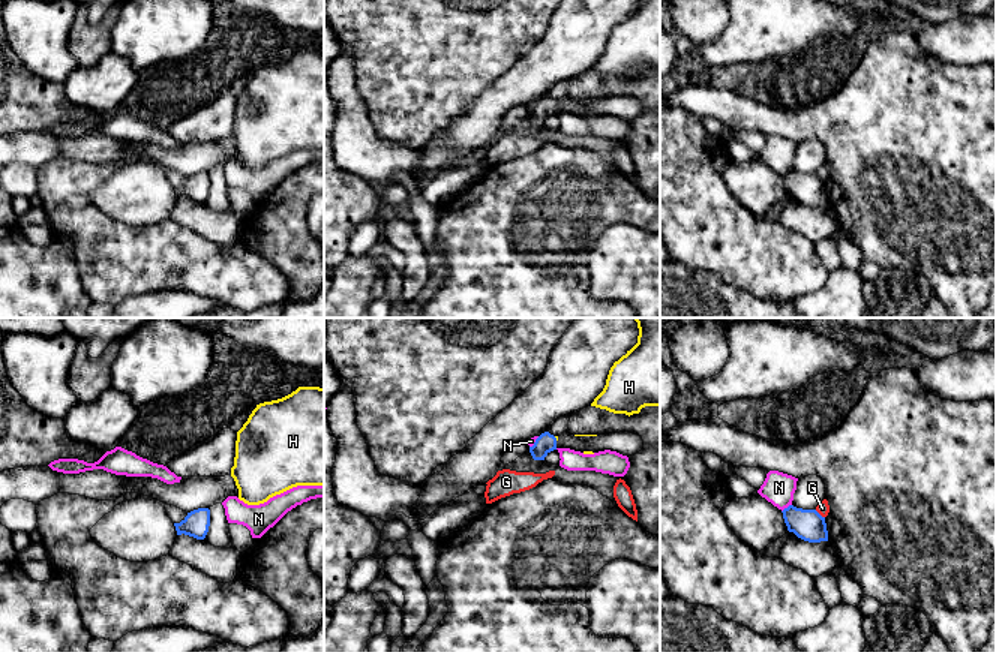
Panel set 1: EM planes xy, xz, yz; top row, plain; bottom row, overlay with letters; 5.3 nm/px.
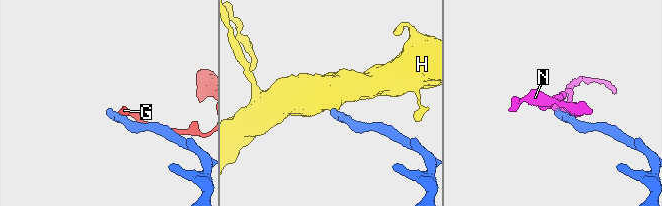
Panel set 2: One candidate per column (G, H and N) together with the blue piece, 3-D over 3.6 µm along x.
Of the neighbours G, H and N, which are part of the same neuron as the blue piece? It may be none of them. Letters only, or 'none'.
H

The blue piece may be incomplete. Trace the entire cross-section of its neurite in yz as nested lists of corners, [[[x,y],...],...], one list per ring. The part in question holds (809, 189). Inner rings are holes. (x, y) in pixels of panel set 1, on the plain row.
[[[789,169],[783,175],[783,183],[789,196],[808,207],[828,205],[825,181],[816,174],[802,174]]]

